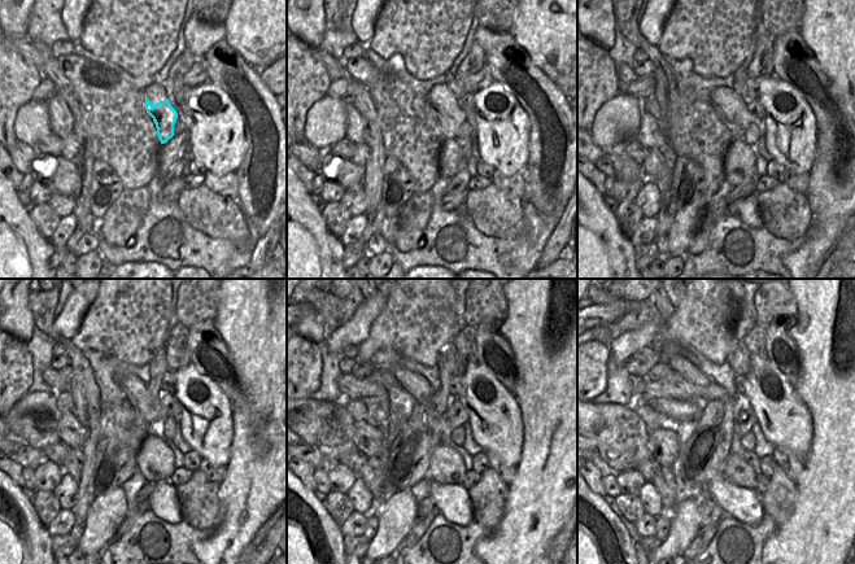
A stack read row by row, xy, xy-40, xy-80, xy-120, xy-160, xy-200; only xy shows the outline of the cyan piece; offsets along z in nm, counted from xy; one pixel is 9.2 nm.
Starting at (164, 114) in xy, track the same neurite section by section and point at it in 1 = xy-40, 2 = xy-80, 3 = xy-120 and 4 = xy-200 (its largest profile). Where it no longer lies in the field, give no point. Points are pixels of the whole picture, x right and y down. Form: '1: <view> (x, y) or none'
1: xy-40 (450, 117)
2: xy-80 (737, 119)
3: xy-120 (136, 392)
4: xy-200 (688, 371)

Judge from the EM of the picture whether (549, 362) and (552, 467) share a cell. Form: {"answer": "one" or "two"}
{"answer": "one"}

